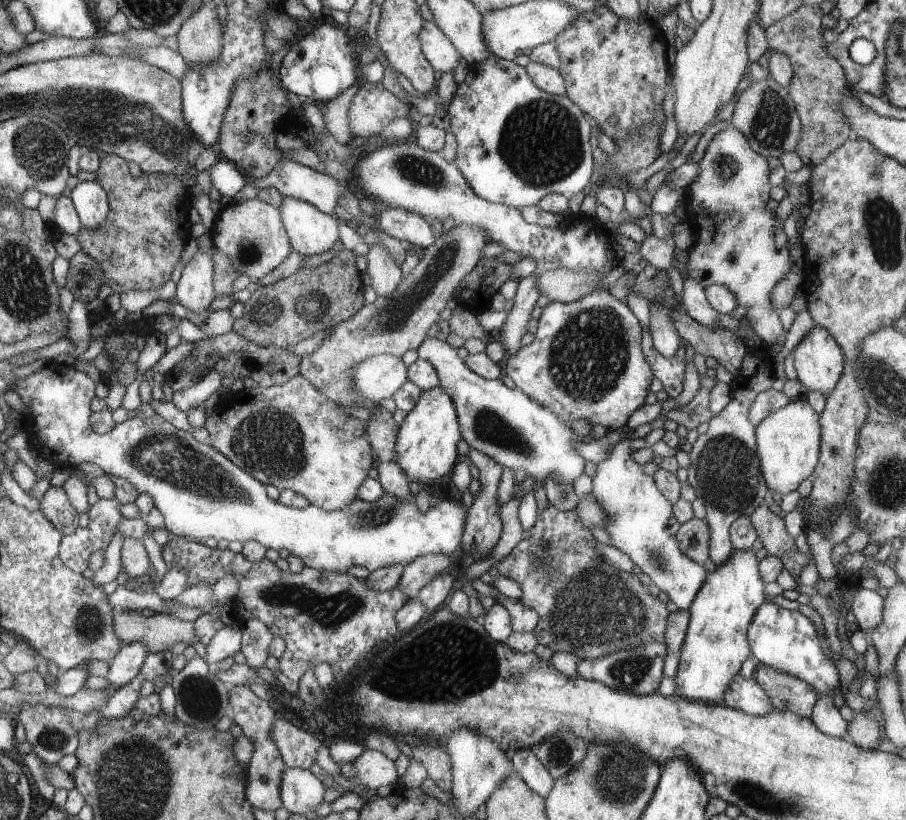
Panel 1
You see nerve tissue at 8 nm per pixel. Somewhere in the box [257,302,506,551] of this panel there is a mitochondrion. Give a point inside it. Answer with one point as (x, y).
(370, 518)

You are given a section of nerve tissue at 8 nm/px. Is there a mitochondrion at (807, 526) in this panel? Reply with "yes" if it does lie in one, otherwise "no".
no

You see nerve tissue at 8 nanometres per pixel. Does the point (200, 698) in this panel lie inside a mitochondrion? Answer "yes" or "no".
yes

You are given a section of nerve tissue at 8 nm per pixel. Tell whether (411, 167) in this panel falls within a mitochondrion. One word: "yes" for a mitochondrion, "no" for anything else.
yes

